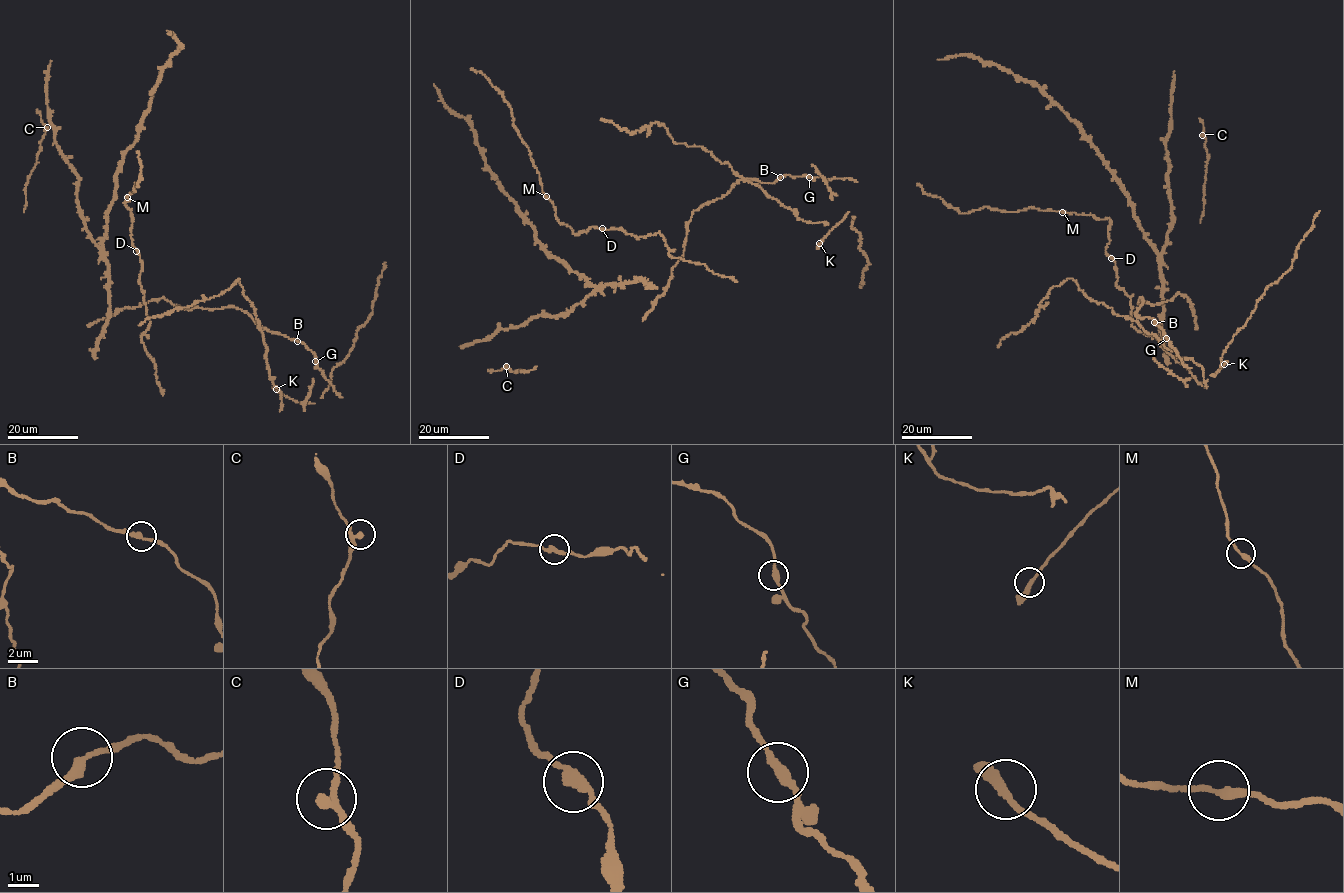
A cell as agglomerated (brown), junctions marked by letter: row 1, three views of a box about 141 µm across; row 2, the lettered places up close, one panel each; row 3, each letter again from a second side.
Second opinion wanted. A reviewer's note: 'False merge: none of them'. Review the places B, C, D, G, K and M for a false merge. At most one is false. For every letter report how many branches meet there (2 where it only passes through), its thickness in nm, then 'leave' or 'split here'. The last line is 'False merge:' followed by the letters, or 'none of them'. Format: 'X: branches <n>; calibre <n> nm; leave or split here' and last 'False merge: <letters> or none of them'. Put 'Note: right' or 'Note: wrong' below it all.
B: branches 2; calibre 280 nm; leave
C: branches 2; calibre 260 nm; leave
D: branches 2; calibre 260 nm; leave
G: branches 2; calibre 280 nm; leave
K: branches 2; calibre 280 nm; leave
M: branches 2; calibre 240 nm; leave
False merge: none of them
Note: right

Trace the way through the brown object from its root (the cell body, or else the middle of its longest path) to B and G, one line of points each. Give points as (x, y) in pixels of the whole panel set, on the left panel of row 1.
B: (177, 305), (188, 309), (196, 306), (210, 309), (235, 307), (266, 330), (297, 341)
G: (177, 305), (188, 309), (196, 306), (210, 309), (235, 307), (266, 330), (303, 343), (314, 354), (315, 361)

